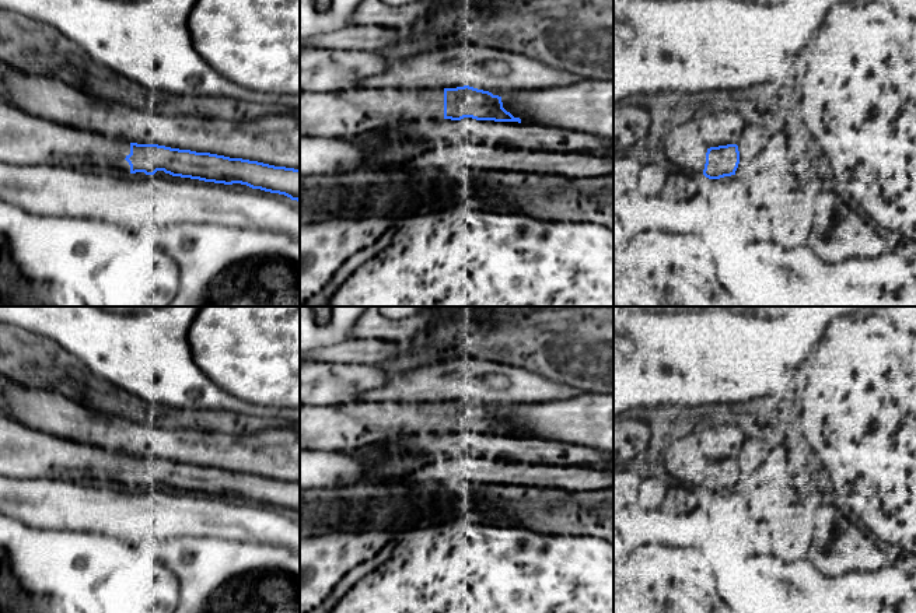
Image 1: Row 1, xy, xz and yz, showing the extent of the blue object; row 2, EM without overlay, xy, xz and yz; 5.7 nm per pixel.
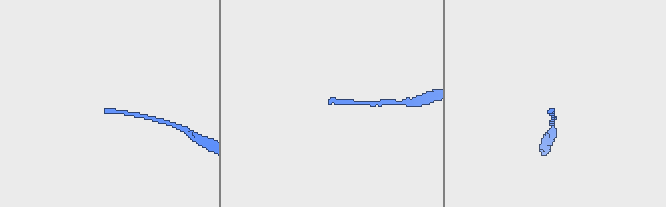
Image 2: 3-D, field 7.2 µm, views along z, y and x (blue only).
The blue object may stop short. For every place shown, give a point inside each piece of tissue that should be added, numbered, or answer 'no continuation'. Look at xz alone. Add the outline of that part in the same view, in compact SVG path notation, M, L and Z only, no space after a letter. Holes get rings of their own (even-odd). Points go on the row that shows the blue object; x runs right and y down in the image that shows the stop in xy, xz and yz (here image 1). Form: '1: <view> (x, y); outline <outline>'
1: xz (352, 114); outline M356 88L338 92L300 91L300 136L360 139L388 123L412 119L445 120L444 88L394 92L387 88Z

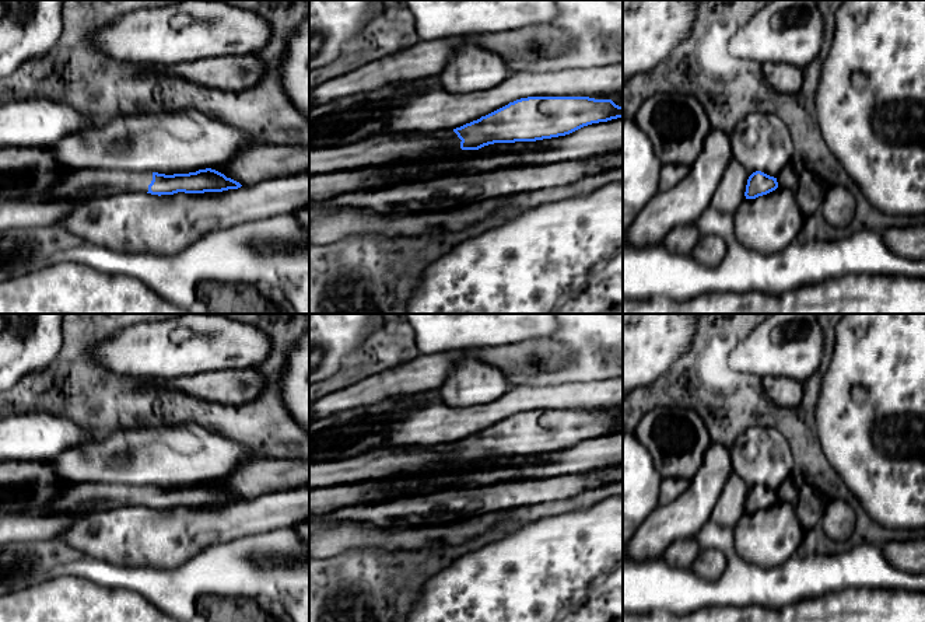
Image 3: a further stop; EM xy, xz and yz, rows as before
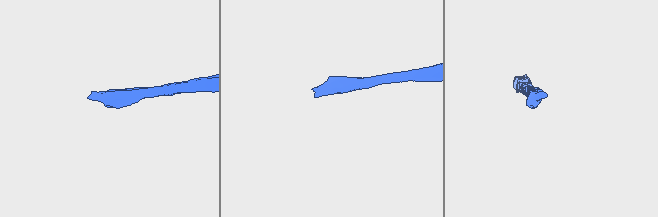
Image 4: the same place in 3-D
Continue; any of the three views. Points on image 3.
1: xy (74, 185); outline M70 170L50 189L49 196L73 203L120 193L147 193L153 172Z

